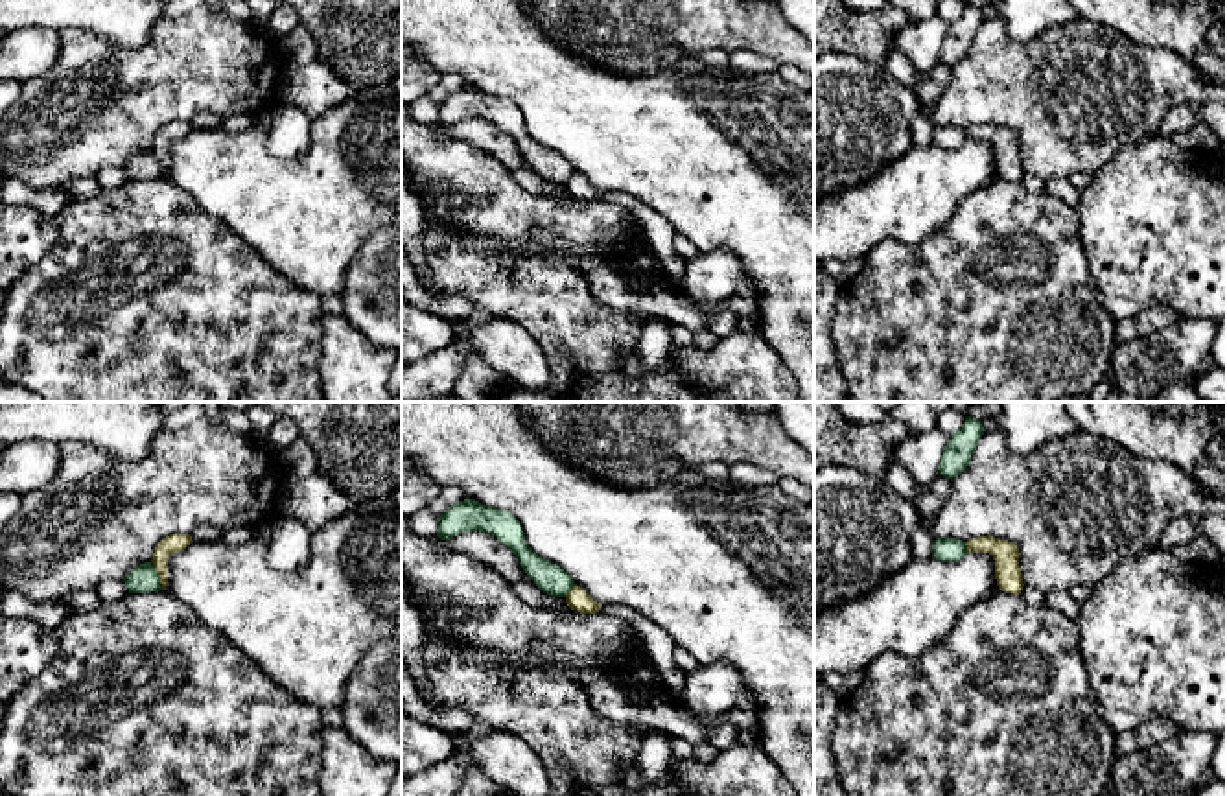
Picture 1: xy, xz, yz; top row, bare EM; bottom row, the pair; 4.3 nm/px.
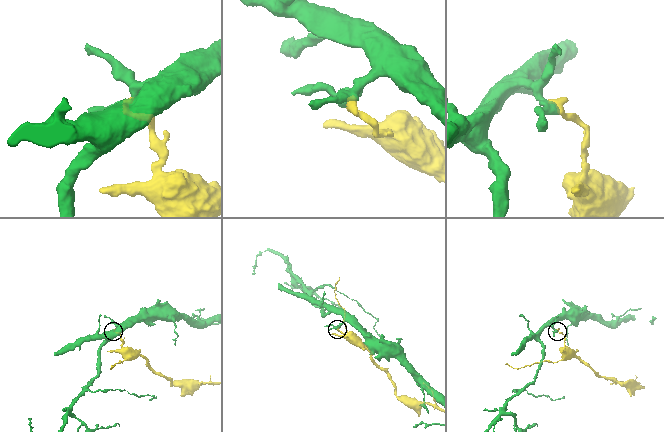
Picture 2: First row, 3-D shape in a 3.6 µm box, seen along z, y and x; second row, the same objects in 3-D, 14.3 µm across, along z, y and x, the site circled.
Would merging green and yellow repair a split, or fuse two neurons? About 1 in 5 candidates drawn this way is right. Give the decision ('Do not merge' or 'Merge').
Do not merge

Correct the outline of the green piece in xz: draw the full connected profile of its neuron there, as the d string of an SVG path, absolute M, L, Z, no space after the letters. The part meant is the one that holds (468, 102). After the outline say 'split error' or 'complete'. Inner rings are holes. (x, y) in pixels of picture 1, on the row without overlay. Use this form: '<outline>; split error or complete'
M464 87L451 92L438 105L438 125L450 127L462 120L479 118L490 120L505 131L520 147L523 158L547 182L566 184L575 168L560 153L538 144L525 129L521 111L507 98L481 92L475 87Z; complete

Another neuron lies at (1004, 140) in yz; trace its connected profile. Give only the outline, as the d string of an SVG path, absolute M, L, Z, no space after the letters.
M980 123L965 129L969 140L989 140L995 147L995 166L999 177L1019 182L1022 162L1019 155L1019 136L1013 129Z

